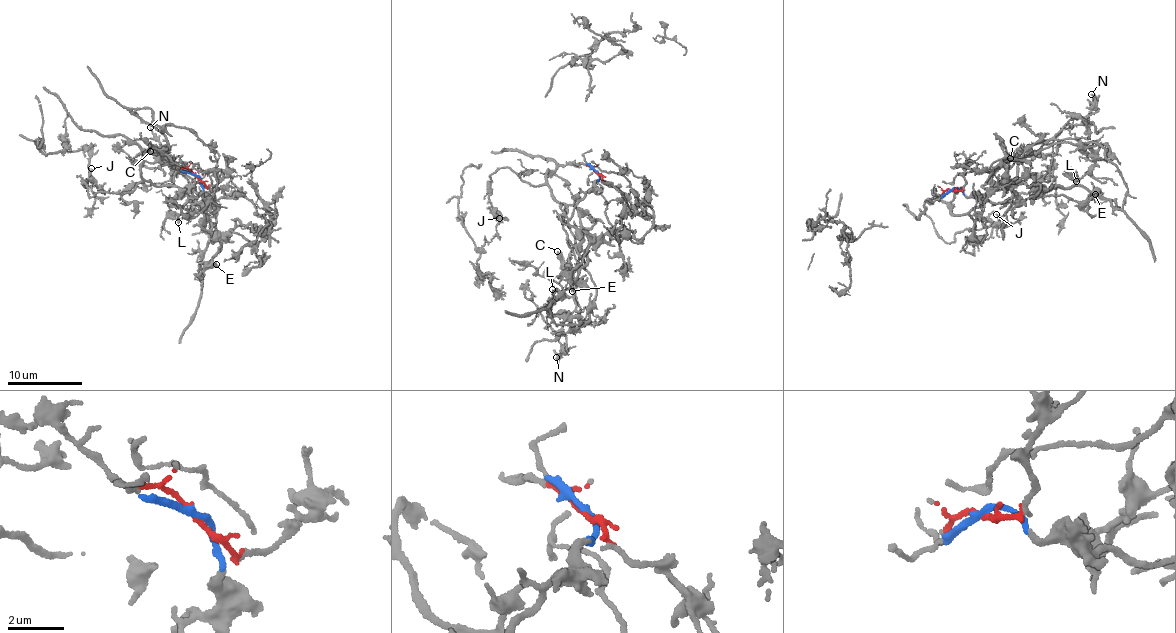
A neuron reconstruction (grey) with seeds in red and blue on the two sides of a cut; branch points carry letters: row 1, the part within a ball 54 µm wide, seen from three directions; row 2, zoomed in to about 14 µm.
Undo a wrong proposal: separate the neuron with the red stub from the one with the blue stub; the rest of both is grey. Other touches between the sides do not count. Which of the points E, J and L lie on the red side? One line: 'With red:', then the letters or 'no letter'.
With red: J

